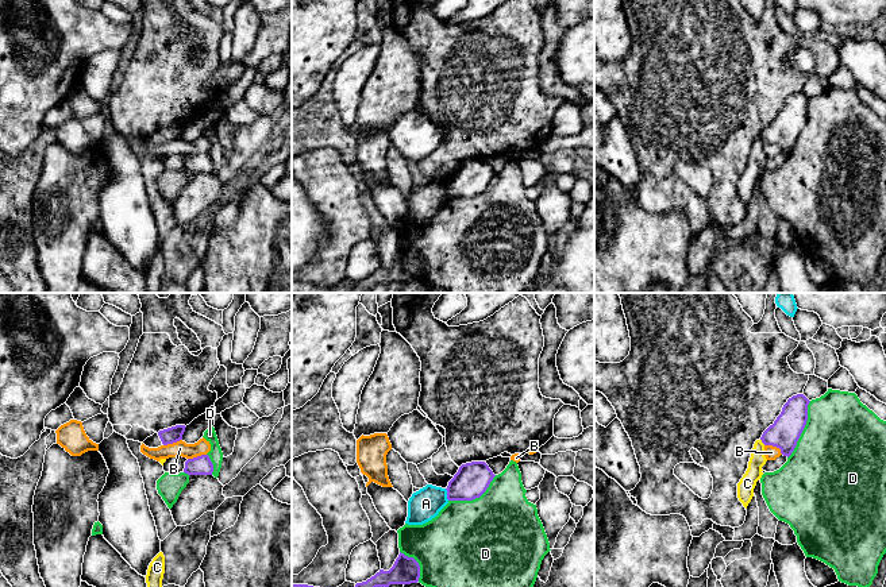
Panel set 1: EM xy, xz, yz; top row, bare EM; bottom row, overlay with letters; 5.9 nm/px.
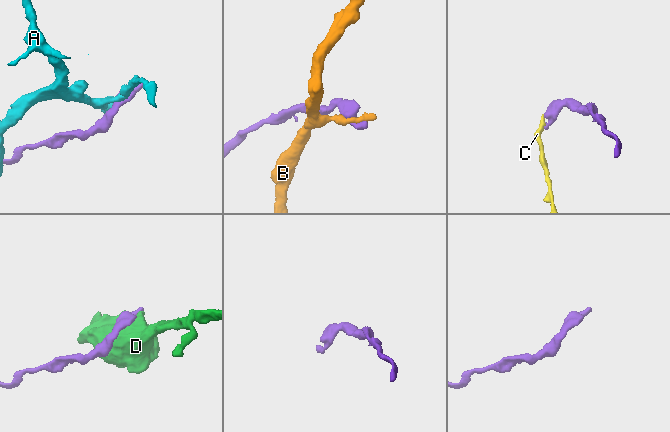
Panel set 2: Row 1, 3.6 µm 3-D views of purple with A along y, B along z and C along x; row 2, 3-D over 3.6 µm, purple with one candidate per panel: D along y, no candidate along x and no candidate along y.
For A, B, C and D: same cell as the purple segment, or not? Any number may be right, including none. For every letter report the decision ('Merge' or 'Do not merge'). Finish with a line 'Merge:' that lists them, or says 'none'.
A: Do not merge
B: Do not merge
C: Do not merge
D: Do not merge
Merge: none

